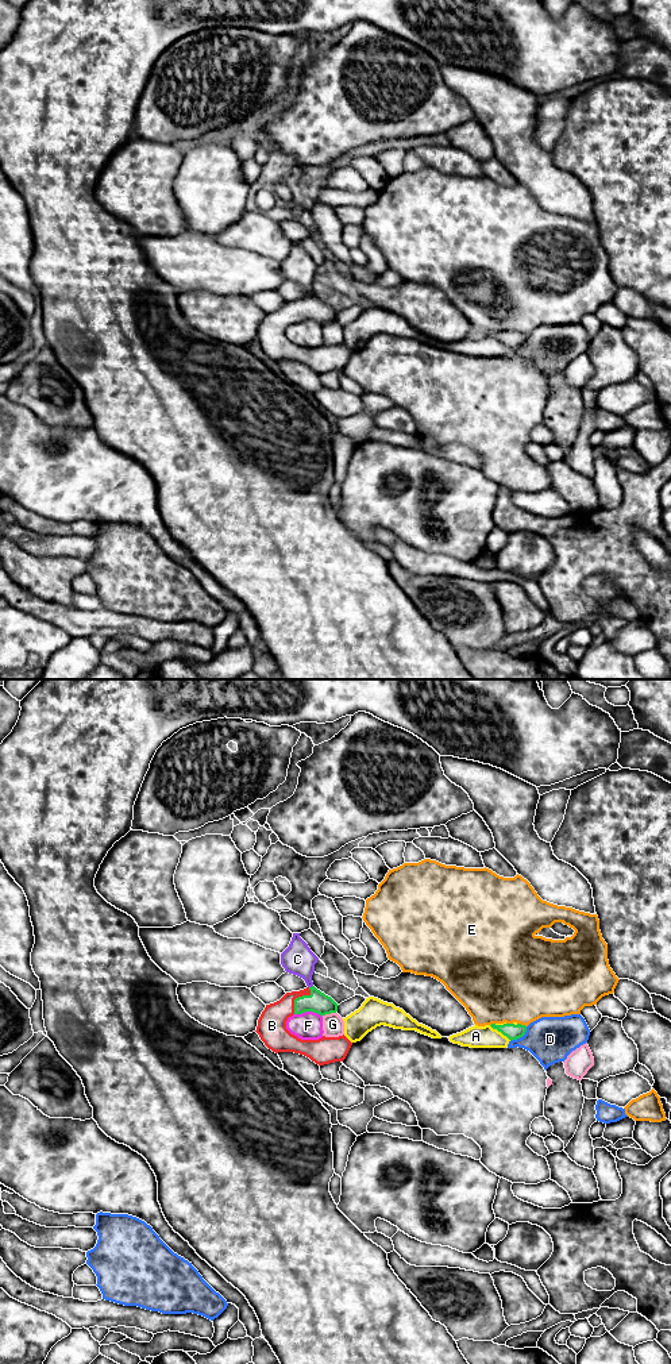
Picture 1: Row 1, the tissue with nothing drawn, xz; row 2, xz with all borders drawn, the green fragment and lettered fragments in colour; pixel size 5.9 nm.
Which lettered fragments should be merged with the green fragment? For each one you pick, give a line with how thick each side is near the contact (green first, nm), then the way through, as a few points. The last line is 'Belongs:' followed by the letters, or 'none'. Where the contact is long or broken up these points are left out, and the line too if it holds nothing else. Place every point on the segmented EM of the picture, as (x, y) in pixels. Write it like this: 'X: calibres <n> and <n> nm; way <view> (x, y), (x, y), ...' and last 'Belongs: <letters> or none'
B: calibres 130 and 180 nm; way xz (317, 1002), (299, 997), (272, 1025)
Belongs: B

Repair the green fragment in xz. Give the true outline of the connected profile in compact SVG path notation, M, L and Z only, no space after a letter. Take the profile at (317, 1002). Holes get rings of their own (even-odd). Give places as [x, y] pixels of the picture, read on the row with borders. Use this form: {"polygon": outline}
{"polygon": "M315 986L286 993L279 1001L266 1005L257 1033L273 1052L294 1052L309 1057L319 1066L343 1061L352 1043L343 1034L319 1040L301 1040L286 1029L286 1021L293 1014L313 1012L321 1017L336 1013L338 1003Z"}

